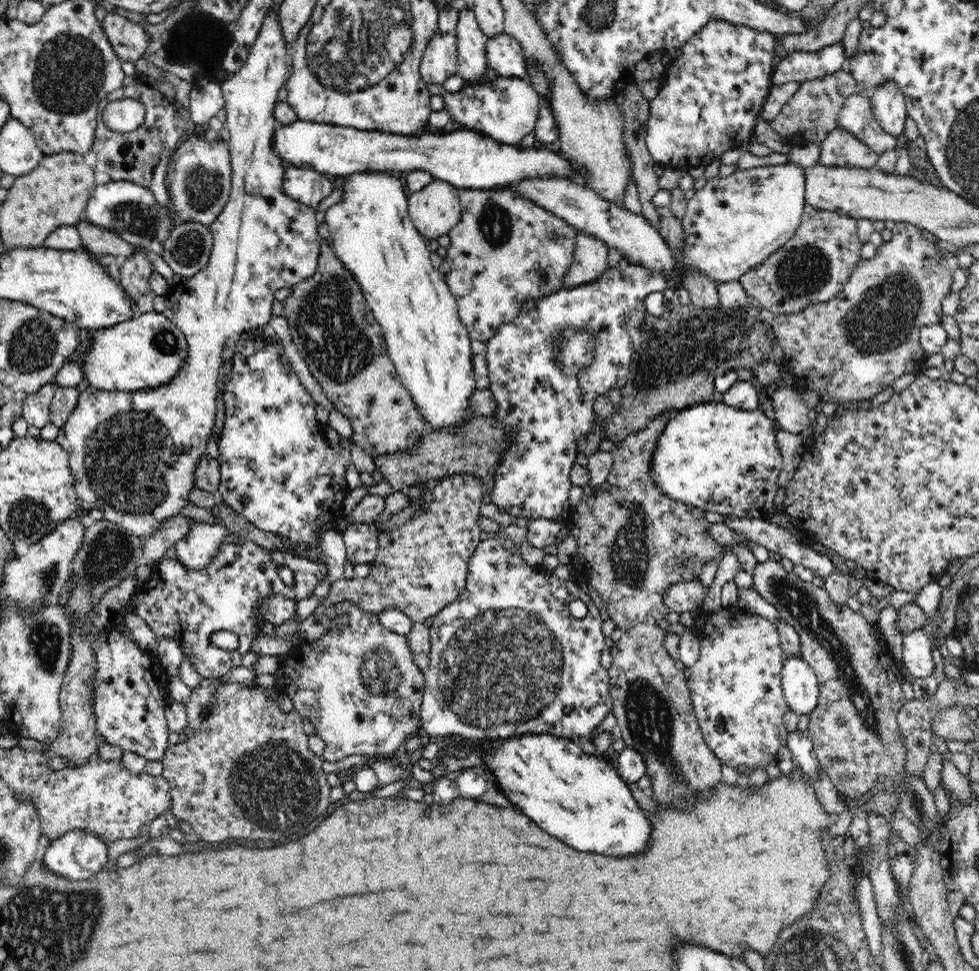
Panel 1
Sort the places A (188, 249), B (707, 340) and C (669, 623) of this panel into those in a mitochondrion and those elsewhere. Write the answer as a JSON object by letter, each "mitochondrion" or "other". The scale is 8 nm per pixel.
{"A":"mitochondrion","B":"mitochondrion","C":"other"}

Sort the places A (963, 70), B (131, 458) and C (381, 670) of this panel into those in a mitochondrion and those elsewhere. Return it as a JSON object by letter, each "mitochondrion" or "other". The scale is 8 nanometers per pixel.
{"A":"other","B":"mitochondrion","C":"mitochondrion"}

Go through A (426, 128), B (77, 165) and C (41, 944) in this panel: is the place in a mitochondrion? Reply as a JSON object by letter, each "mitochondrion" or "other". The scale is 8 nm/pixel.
{"A":"other","B":"other","C":"mitochondrion"}

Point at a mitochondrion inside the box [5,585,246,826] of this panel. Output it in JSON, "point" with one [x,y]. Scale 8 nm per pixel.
{"point":[44,637]}

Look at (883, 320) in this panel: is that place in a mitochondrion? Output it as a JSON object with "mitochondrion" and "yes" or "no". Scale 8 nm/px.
{"mitochondrion":"yes"}

